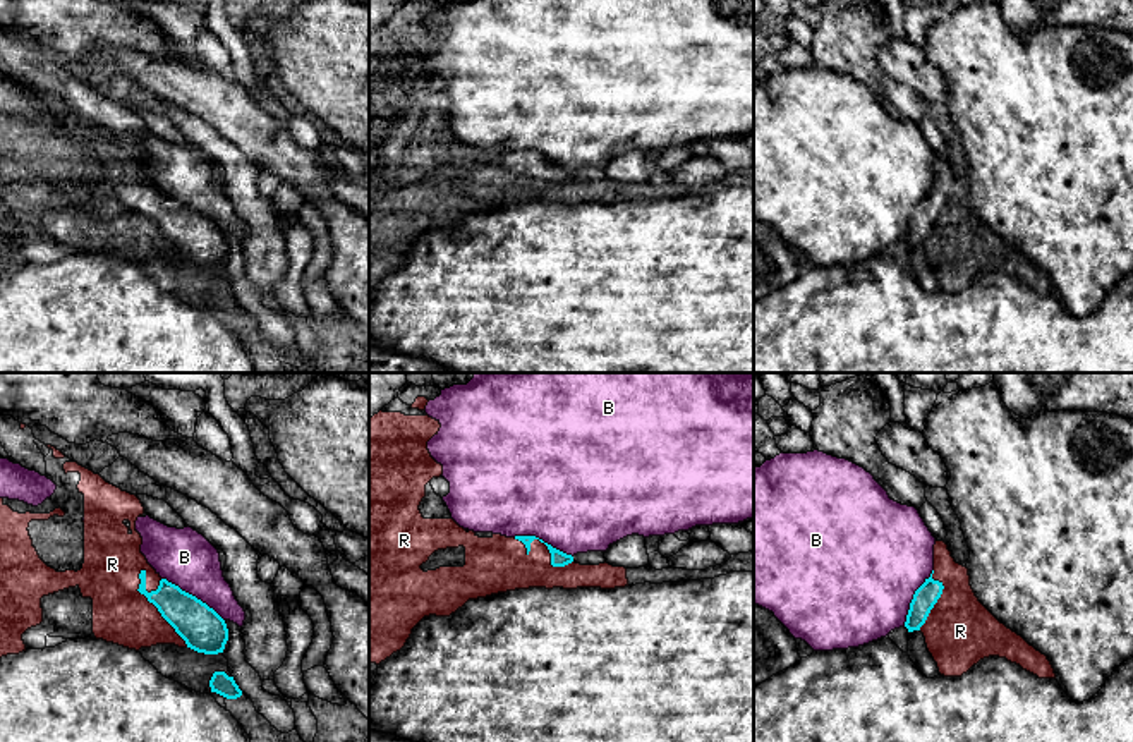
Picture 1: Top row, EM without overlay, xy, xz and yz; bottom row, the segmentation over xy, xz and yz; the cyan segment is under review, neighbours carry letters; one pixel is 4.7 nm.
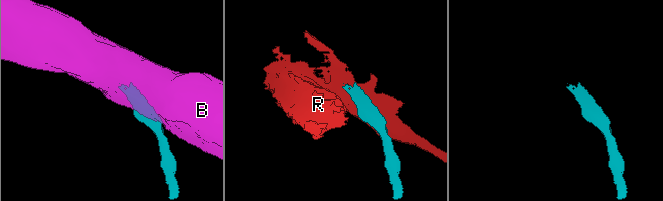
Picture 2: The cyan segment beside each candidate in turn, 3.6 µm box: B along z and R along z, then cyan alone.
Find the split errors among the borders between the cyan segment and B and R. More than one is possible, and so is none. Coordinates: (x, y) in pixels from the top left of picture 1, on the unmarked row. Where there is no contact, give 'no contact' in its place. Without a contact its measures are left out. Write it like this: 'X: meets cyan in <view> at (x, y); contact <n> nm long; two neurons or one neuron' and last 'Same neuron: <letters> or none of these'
B: meets cyan in xy at (191, 210); contact 360 nm long; two neurons
R: meets cyan in xy at (157, 222); contact 420 nm long; two neurons
Same neuron: none of these

